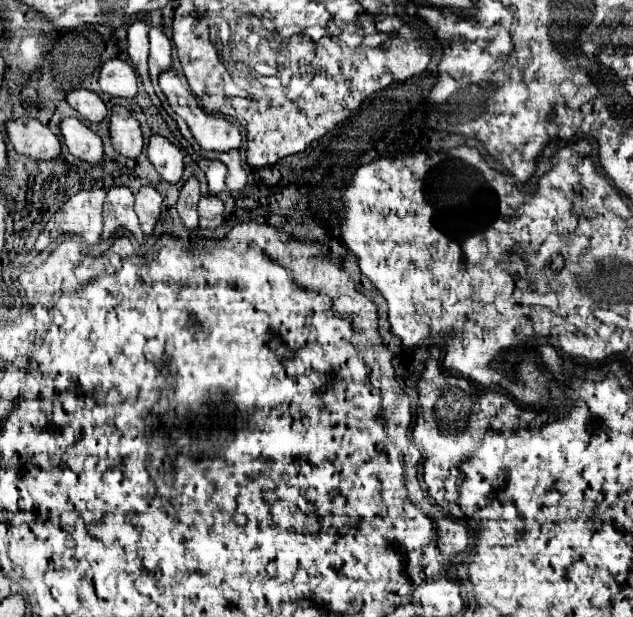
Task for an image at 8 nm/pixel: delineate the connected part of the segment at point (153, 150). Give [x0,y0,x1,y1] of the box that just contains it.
[146,134,184,184]

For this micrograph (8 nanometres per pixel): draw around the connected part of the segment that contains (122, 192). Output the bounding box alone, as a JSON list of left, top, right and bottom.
[102,186,144,244]

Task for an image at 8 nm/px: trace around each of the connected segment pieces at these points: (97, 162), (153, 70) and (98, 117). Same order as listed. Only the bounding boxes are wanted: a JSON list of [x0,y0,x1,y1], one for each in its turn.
[[60,118,104,168],[150,28,172,96],[68,90,108,124]]

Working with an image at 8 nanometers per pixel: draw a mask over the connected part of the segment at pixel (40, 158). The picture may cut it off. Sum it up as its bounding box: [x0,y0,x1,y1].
[6,116,62,162]

